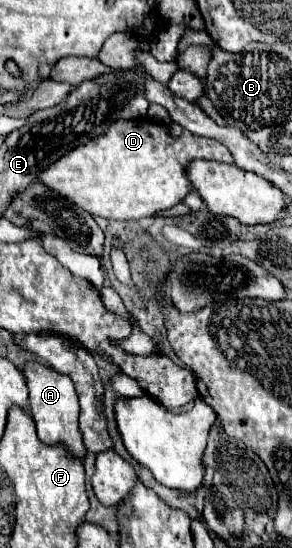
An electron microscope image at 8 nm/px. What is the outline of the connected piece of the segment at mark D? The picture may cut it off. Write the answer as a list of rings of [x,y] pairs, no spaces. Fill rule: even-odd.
[[[115,120],[105,134],[59,158],[39,176],[39,180],[51,190],[67,196],[91,216],[139,220],[169,210],[193,192],[187,178],[187,166],[197,158],[233,162],[231,152],[219,140],[195,136],[189,130],[183,130],[179,138],[173,138],[167,126],[151,120]]]

